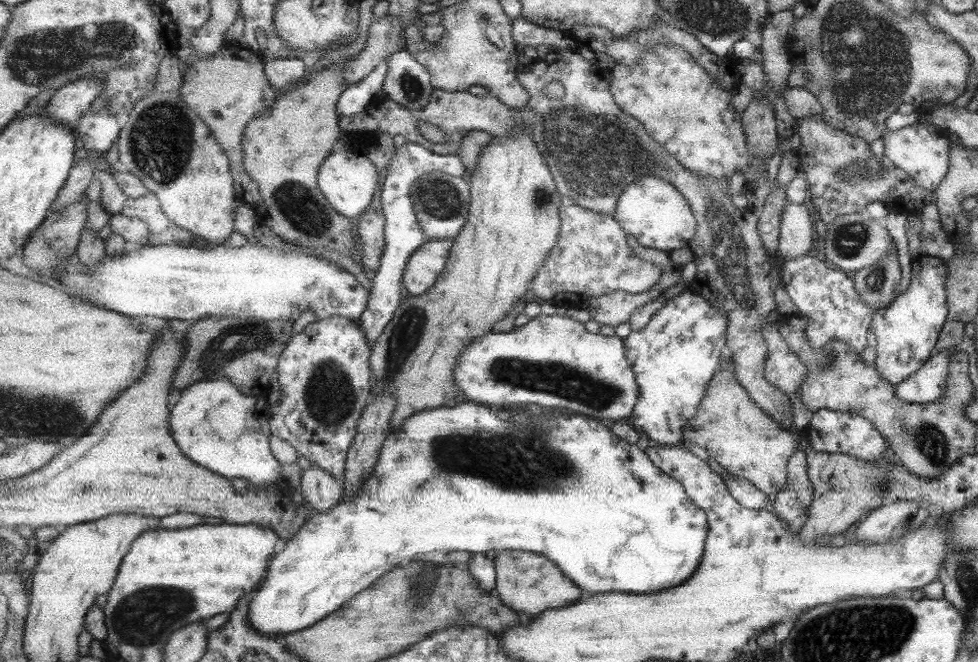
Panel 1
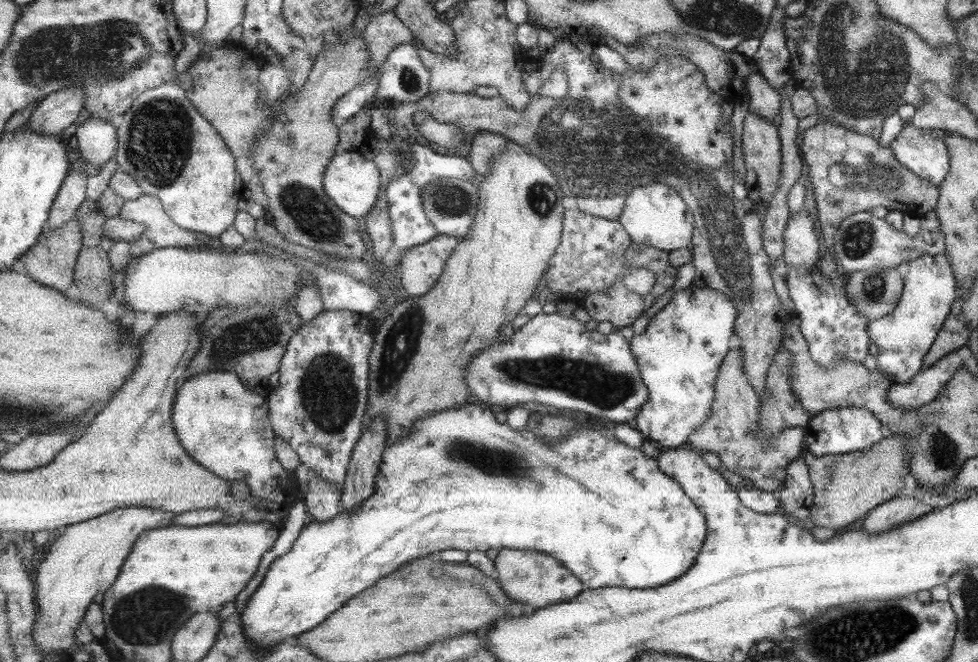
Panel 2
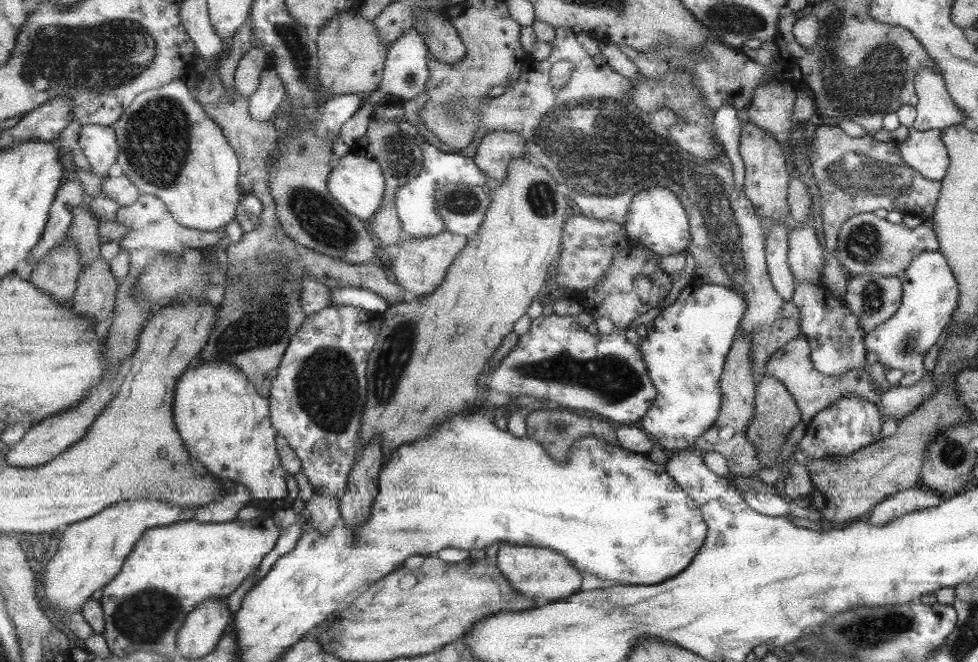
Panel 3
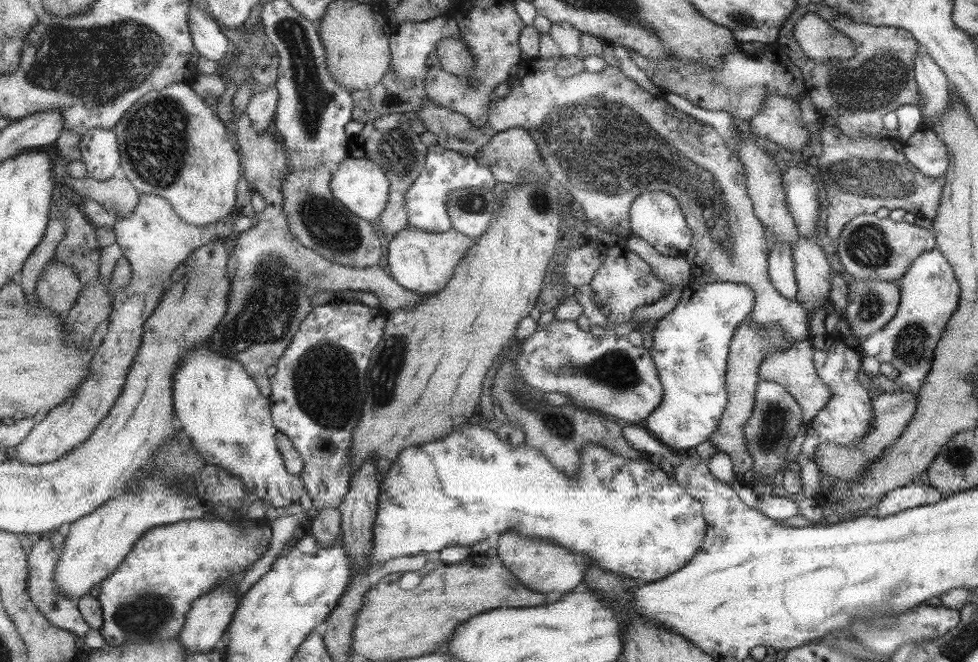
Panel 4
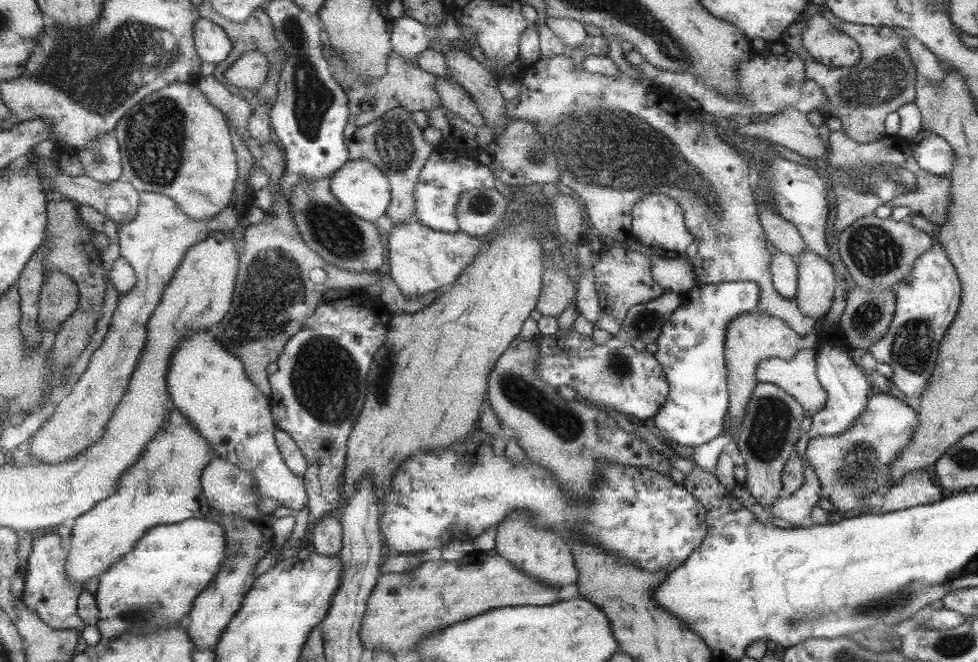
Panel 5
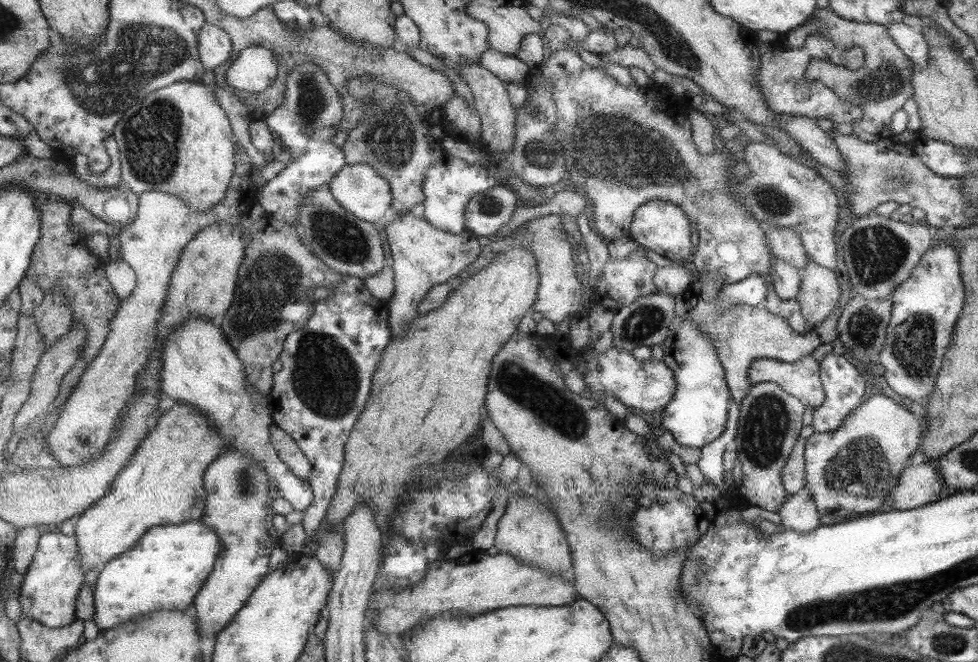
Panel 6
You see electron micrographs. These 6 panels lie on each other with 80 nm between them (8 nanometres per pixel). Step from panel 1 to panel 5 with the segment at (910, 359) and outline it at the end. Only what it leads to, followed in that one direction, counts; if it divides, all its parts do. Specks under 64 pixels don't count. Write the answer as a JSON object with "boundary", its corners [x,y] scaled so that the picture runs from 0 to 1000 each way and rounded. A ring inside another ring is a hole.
{"boundary":[[[955,366],[939,393],[935,396],[935,405],[930,408],[929,417],[917,431],[911,432],[916,455],[914,480],[907,502],[897,515],[892,517],[887,532],[893,538],[896,547],[903,547],[911,556],[910,576],[913,583],[923,592],[930,606],[936,607],[948,583],[955,553],[958,550],[960,521],[967,508],[972,486],[979,479],[981,461],[983,459],[984,432],[982,431],[979,408],[971,391],[968,390],[964,373]]]}

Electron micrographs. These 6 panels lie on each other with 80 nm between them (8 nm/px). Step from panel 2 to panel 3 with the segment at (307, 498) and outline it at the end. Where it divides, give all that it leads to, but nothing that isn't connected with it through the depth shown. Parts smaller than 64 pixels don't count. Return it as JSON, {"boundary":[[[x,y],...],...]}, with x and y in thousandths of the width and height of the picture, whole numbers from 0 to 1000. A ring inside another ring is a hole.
{"boundary":[[[321,746],[312,764],[318,781],[318,796],[330,808],[338,805],[350,789],[348,754],[336,746]]]}

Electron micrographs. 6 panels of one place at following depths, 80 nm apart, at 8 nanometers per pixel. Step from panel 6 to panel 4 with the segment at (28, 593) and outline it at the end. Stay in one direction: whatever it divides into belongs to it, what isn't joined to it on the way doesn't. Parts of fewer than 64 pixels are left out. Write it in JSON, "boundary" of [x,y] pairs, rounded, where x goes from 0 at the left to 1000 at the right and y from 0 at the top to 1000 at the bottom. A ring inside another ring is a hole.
{"boundary":[[[52,810],[48,813],[37,813],[35,816],[35,826],[31,838],[30,847],[30,890],[29,896],[32,906],[40,917],[40,921],[58,947],[70,952],[76,959],[87,961],[91,955],[91,941],[85,934],[84,924],[80,917],[80,908],[72,905],[70,900],[62,897],[58,891],[56,882],[56,866],[58,853],[60,852],[62,834],[56,831],[56,822],[52,816]]]}

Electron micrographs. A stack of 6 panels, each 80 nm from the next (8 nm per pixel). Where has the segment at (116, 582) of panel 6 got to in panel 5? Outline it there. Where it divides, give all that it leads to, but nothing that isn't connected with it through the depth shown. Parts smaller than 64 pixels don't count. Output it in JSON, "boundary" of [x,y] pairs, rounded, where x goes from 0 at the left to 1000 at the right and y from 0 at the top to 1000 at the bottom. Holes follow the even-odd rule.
{"boundary":[[[195,782],[151,802],[138,832],[101,870],[98,903],[103,961],[115,965],[128,956],[151,959],[189,938],[201,902],[216,885],[227,860],[234,835],[231,810],[226,792],[212,782]]]}

